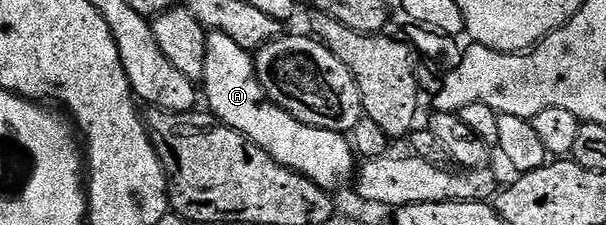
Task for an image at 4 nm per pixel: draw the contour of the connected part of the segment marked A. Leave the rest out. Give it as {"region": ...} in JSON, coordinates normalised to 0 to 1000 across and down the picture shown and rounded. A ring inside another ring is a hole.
{"region":[[[350,138],[342,151],[330,387],[337,409],[337,458],[342,458],[338,471],[345,507],[409,609],[462,733],[508,787],[546,858],[556,853],[556,831],[564,831],[576,796],[579,809],[586,791],[587,676],[579,622],[561,582],[502,556],[488,538],[488,520],[447,458],[426,356],[419,244],[389,200],[389,182],[383,182],[383,164],[371,147]]]}

